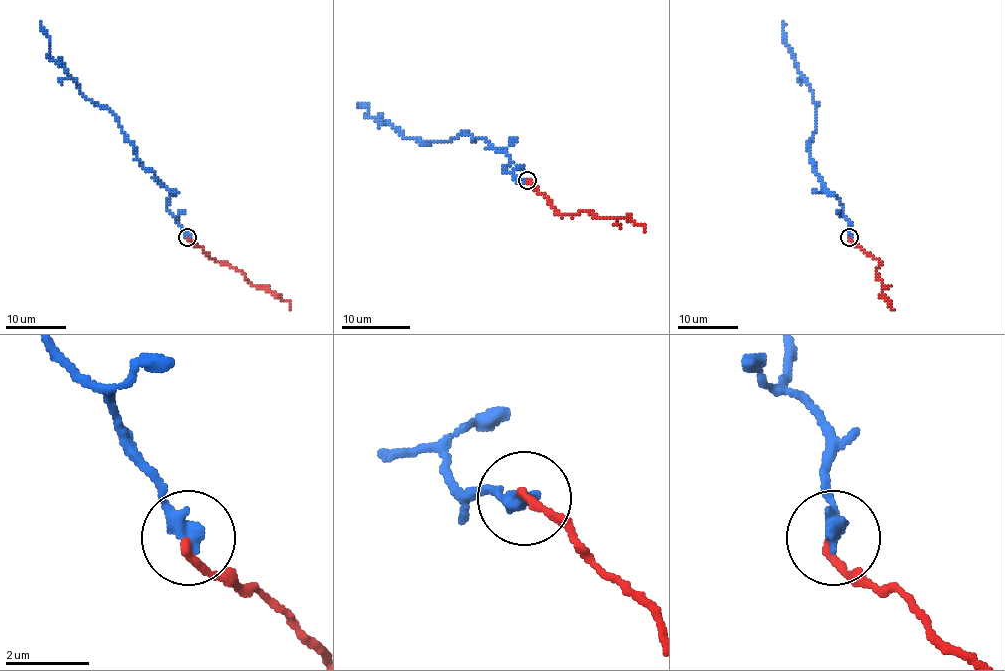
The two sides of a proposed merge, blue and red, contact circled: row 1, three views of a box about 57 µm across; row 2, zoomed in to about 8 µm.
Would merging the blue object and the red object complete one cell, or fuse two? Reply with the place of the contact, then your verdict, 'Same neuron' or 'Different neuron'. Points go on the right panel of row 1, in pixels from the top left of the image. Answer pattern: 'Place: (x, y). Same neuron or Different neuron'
Place: (849, 237). Same neuron

